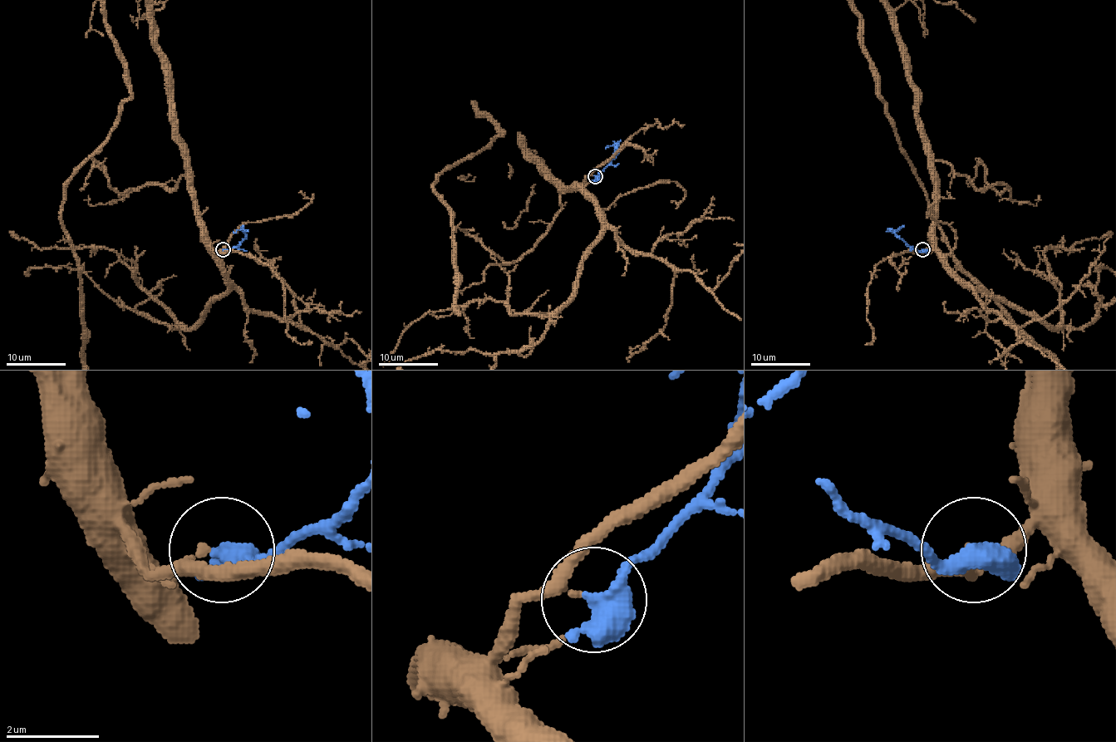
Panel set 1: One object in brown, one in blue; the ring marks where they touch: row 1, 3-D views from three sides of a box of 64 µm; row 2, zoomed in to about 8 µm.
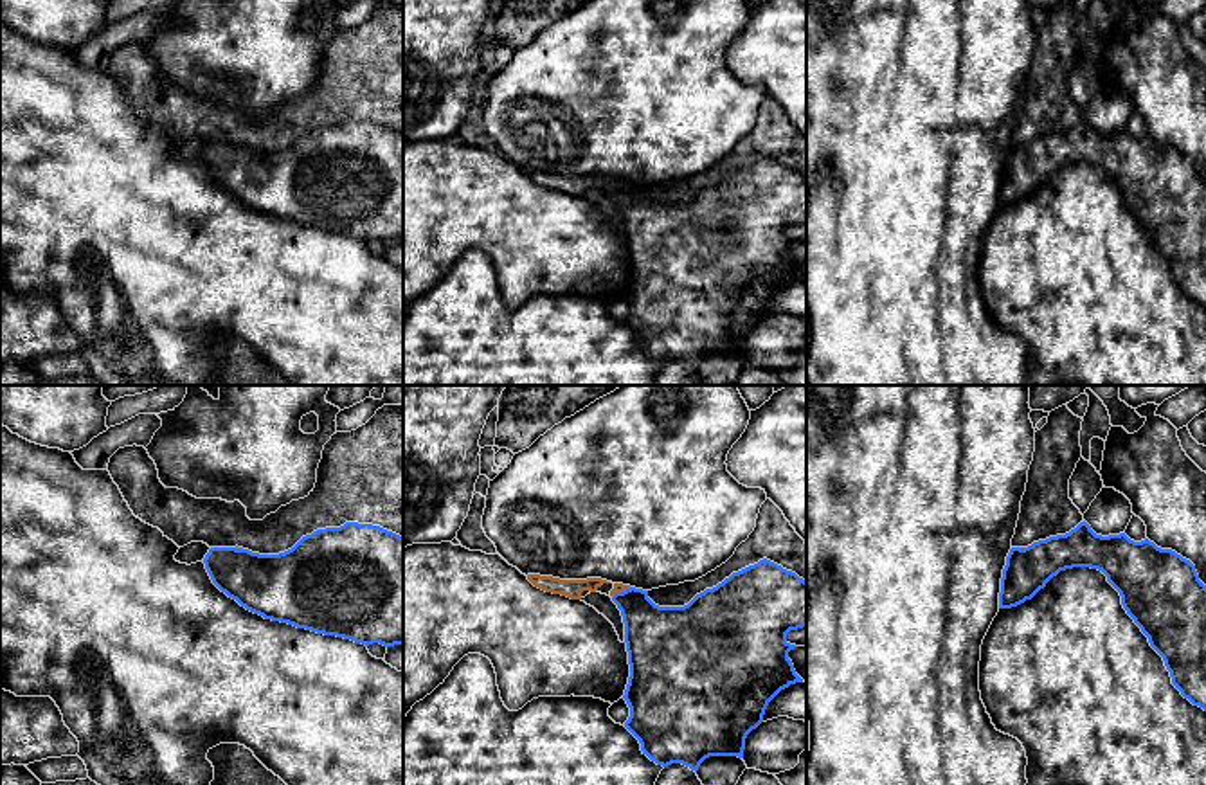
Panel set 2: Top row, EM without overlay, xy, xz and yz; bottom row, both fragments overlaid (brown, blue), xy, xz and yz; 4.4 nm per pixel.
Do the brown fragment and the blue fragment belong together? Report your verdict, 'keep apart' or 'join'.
keep apart

